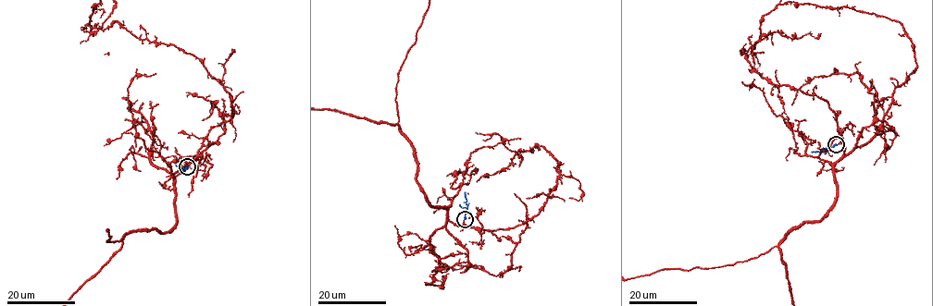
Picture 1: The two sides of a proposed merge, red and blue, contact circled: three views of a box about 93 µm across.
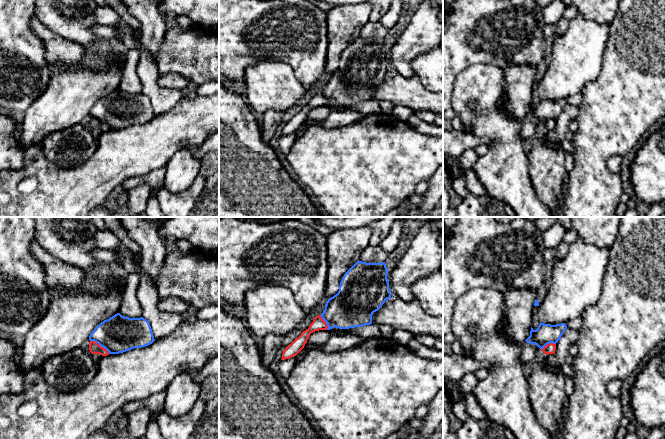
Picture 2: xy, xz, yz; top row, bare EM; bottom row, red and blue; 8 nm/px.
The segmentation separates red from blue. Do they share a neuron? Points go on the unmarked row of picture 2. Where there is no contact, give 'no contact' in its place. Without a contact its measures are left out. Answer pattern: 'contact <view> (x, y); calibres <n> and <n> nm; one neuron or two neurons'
contact xy (99, 121); calibres 90 and 300 nm; two neurons

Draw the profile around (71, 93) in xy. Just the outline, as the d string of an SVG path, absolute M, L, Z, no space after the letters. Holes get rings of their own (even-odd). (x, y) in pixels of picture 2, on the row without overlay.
M110 54L105 60L109 63L107 70L60 67L52 72L47 88L25 111L24 120L19 125L21 138L18 142L21 148L40 146L44 138L53 132L80 123L101 98L118 89L123 74L119 65L125 64L126 56L119 58Z

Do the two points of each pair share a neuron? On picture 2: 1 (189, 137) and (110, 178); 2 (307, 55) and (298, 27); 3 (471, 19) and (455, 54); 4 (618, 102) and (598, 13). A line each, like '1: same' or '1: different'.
1: same
2: same
3: same
4: different

